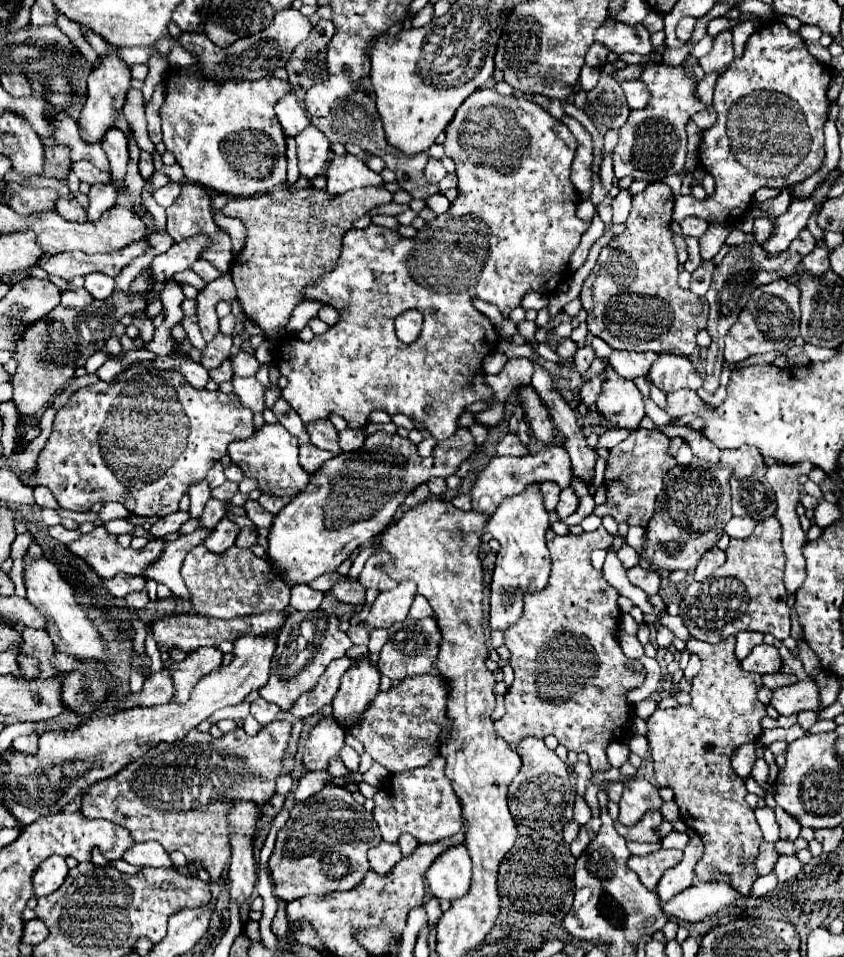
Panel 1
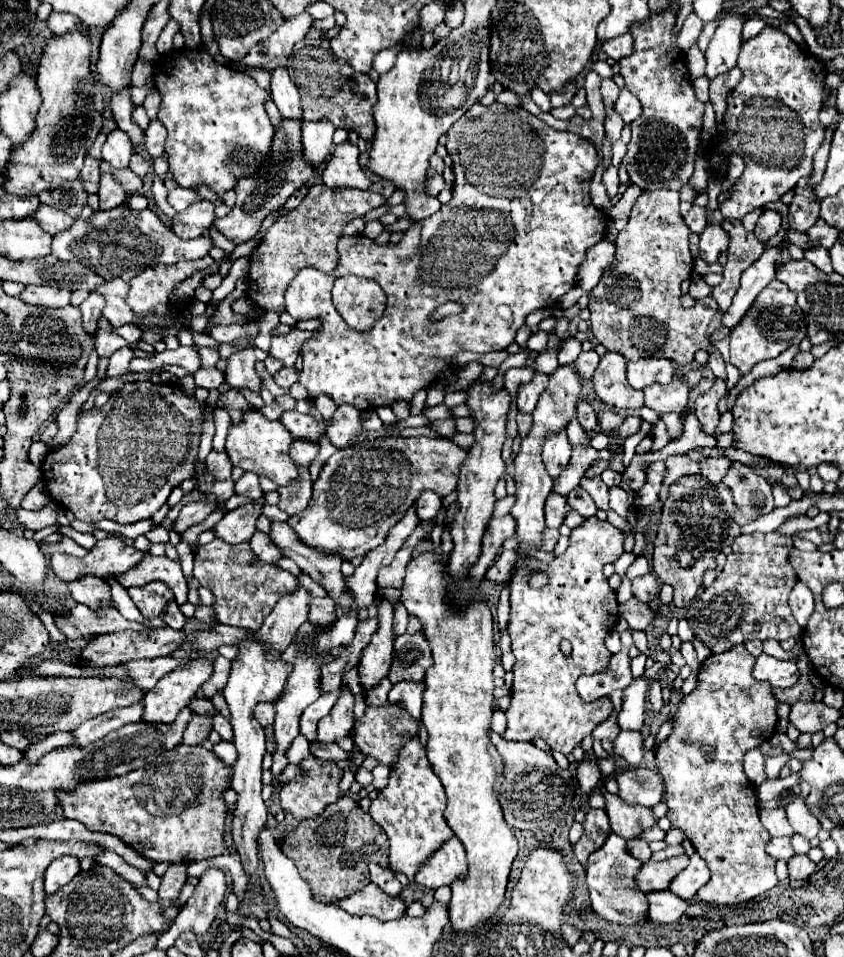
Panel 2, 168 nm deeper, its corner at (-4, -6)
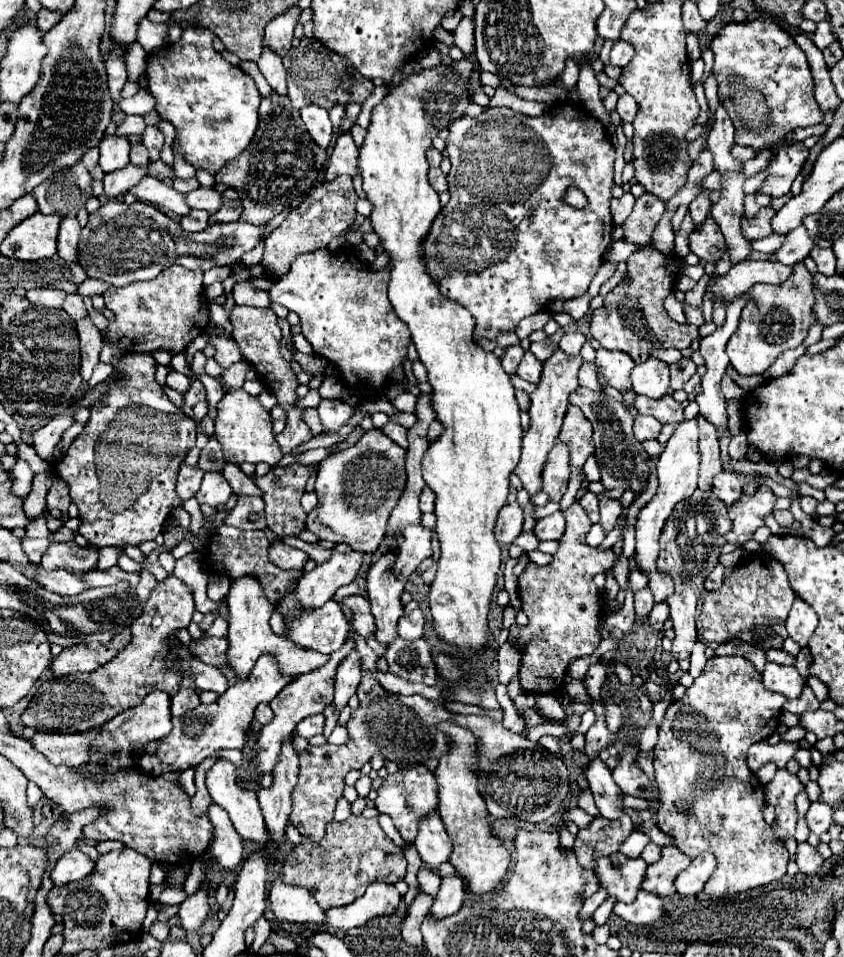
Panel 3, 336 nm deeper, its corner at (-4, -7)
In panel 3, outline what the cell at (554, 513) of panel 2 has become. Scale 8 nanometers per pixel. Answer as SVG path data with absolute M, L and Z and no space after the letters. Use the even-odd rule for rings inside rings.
M554 512L536 522L534 534L538 540L560 540L564 536L564 516L562 512Z

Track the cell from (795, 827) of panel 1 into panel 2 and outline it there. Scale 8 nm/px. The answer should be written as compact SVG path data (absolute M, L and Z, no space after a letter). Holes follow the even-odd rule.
M800 781L799 786L801 793L792 803L786 805L786 817L788 817L788 823L792 825L794 833L802 835L804 839L812 839L818 835L820 831L820 823L818 819L808 811L808 807L804 805L806 796L810 793L810 786L805 781Z

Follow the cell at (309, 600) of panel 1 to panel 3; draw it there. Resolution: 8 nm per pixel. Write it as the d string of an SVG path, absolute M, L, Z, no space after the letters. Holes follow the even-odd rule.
M334 600L304 612L300 618L288 622L286 628L286 640L322 654L332 654L334 650L340 650L350 630L340 604Z

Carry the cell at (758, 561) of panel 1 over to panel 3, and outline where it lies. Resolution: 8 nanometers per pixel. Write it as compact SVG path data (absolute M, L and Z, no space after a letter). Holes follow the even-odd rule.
M764 552L750 554L738 564L734 574L724 580L718 590L708 592L708 596L704 598L702 610L696 618L698 638L700 642L710 646L738 638L742 642L760 646L762 650L780 650L784 640L788 638L786 616L794 600L796 594L792 594L792 588L788 586L784 568Z

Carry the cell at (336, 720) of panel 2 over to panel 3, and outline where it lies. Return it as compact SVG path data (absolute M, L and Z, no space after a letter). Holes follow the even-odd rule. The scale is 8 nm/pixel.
M354 648L338 666L336 670L336 690L334 690L334 706L340 712L352 694L356 694L356 688L360 684L360 652Z

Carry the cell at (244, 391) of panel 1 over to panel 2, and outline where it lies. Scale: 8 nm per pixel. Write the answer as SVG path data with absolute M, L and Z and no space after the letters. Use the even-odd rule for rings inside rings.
M247 348L238 351L228 357L228 367L226 367L226 383L236 389L250 389L254 393L260 393L262 379L254 371L254 363L257 360L264 360L269 356L259 348Z

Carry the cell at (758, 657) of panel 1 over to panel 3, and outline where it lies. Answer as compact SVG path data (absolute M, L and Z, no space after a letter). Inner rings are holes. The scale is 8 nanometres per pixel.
M766 662L766 668L762 672L762 682L768 690L784 694L788 698L798 698L806 684L806 680L798 674L794 666L780 666L774 662Z

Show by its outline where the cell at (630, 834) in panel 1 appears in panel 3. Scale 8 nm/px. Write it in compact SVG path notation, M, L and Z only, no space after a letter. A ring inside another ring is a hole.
M594 758L592 762L588 762L582 768L582 774L588 780L588 788L592 790L594 798L596 798L596 806L598 806L600 814L610 820L620 818L624 814L622 812L624 806L622 806L622 798L620 798L622 790L618 790L608 766L600 758Z

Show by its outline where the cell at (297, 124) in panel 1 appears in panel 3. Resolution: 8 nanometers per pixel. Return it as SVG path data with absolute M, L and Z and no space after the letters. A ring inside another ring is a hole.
M264 48L264 52L260 54L260 58L256 60L260 72L266 76L268 84L272 86L272 90L276 90L278 94L286 94L286 70L282 66L282 58L270 50L270 48Z

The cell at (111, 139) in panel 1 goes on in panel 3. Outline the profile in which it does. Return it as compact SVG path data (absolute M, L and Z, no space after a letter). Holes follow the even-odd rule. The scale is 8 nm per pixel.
M104 136L98 144L100 148L100 168L104 174L124 168L130 158L130 142L126 136Z

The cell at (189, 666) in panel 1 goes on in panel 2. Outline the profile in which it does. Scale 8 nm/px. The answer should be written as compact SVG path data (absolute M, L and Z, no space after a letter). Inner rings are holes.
M206 657L190 659L186 665L174 669L162 677L154 689L144 697L144 721L172 723L180 709L184 709L194 697L196 691L206 683L214 673L214 661Z

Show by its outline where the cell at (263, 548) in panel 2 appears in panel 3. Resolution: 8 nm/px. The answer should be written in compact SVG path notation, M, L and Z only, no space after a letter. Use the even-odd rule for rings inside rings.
M278 542L278 544L272 544L270 546L270 554L272 562L276 566L280 566L282 570L302 570L304 564L310 560L308 554L304 554L302 550L296 550L284 542Z

